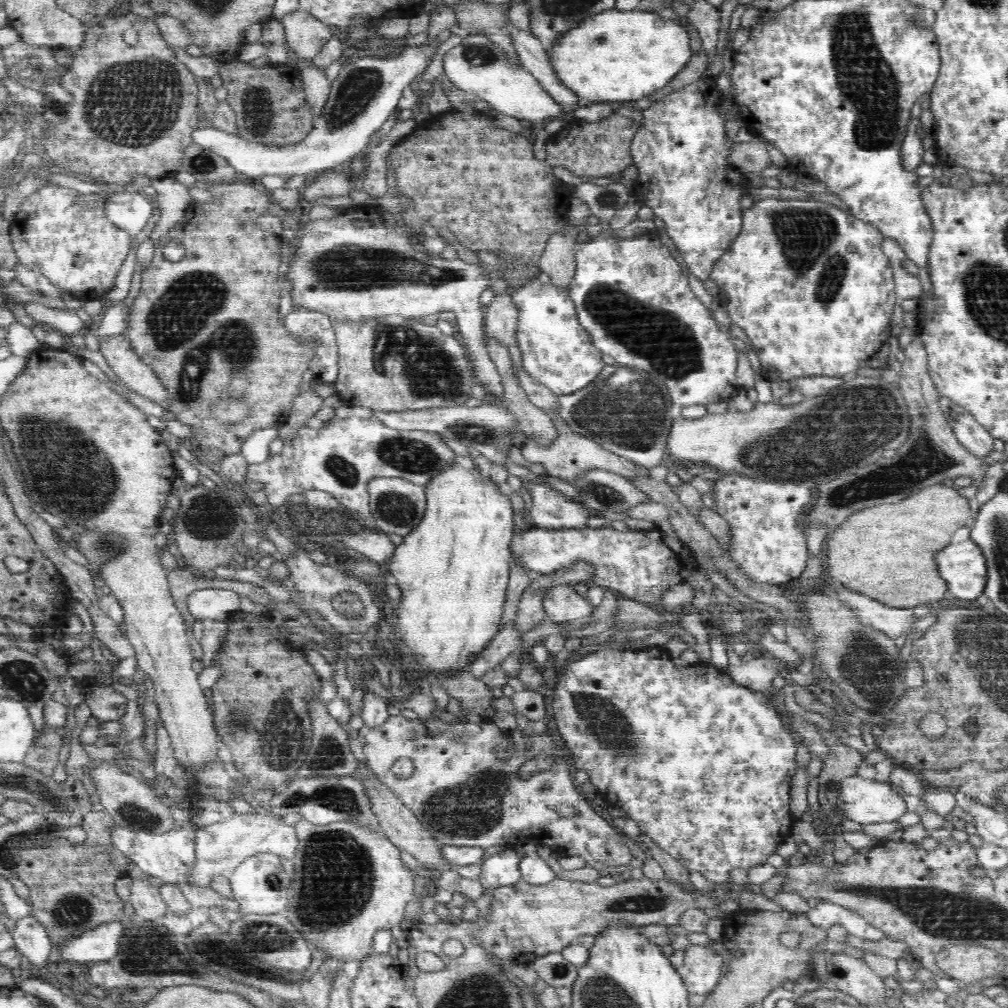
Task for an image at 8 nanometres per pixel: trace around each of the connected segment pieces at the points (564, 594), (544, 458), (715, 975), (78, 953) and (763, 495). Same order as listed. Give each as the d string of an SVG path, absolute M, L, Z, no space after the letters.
M570 585L548 588L542 604L551 621L557 623L589 617L595 609L587 598L578 595Z
M551 418L551 420L554 427L556 427L556 431L558 431L558 438L552 441L552 444L543 446L538 441L527 439L520 446L522 456L528 462L544 466L546 471L544 475L554 476L554 478L566 480L568 483L572 482L574 478L578 478L578 476L600 470L626 477L629 480L636 476L649 478L649 470L646 467L642 467L632 460L624 460L620 456L605 450L597 442L589 440L589 438L585 438L576 432L570 432L562 418Z
M693 945L685 949L683 964L677 971L689 993L708 995L723 975L722 967L722 957L708 946Z
M121 921L102 924L98 928L87 931L85 935L70 940L65 946L55 948L56 962L86 962L107 961L118 954L118 946L126 932L126 926Z
M741 473L723 474L721 478L712 483L713 494L716 494L716 506L714 510L726 520L728 537L732 534L732 542L726 548L728 562L738 566L743 572L744 578L754 583L770 585L784 585L802 574L808 560L808 548L806 548L806 532L800 528L798 522L805 516L806 510L810 508L810 502L816 494L812 494L810 488L794 482L778 482L778 480L758 479L742 475Z

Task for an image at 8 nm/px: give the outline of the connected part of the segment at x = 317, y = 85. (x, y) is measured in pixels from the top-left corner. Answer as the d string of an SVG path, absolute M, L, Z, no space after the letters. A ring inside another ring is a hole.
M314 66L303 68L300 71L302 88L305 92L307 103L311 106L313 116L318 118L328 100L331 82L328 81L323 70Z

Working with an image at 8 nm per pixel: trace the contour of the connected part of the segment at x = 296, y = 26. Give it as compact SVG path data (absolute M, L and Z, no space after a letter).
M302 9L282 16L280 22L284 25L288 46L298 58L313 59L334 36L342 36L334 26Z

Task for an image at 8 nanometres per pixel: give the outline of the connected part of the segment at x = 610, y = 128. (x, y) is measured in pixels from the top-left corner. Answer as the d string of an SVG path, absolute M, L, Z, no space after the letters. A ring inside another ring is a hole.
M615 112L596 123L574 119L562 124L558 132L552 132L547 138L545 161L556 170L570 170L579 177L619 175L632 165L630 148L638 128L638 123Z

